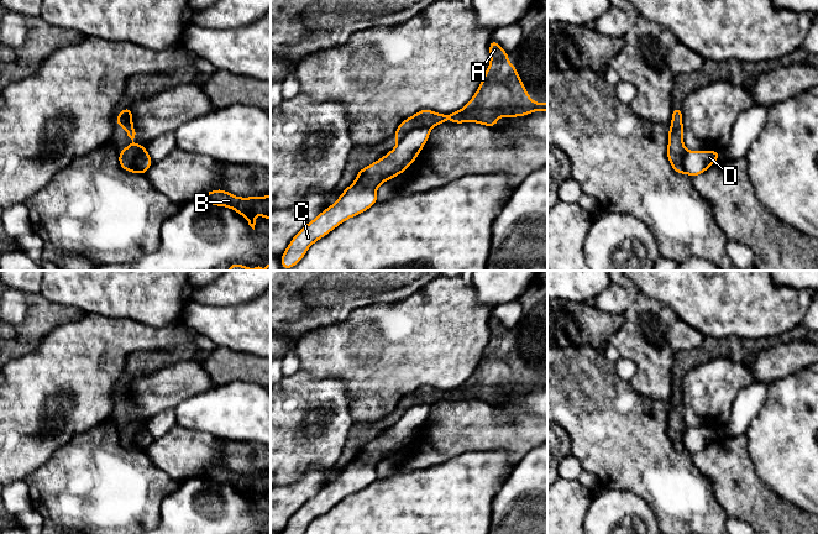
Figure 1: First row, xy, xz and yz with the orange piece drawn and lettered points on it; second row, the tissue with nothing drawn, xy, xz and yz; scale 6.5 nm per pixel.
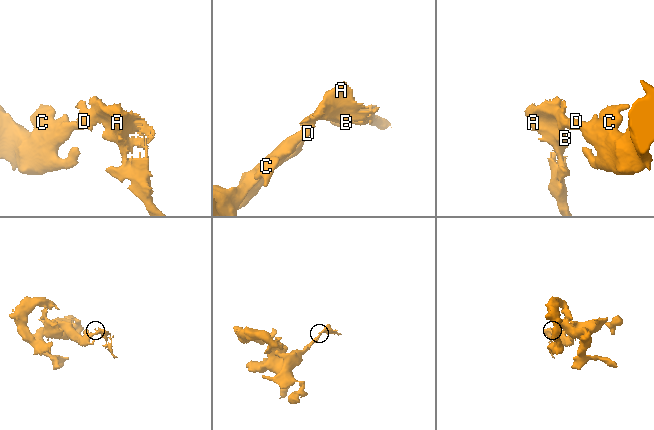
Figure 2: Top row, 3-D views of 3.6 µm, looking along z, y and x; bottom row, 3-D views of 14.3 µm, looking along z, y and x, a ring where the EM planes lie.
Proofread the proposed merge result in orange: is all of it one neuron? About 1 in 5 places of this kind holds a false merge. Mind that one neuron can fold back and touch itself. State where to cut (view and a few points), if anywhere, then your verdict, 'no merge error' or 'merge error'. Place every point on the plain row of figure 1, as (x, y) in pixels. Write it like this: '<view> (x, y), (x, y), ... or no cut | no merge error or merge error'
xy (146, 428), (142, 428), (135, 436), (135, 446), (137, 449) | merge error

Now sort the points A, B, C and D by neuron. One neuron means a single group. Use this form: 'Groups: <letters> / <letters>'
Groups: A B / C D

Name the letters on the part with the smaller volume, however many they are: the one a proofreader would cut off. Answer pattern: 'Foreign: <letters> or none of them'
Foreign: A, B

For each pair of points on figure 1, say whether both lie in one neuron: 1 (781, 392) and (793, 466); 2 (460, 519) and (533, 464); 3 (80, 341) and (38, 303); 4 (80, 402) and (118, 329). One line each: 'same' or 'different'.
1: same
2: different
3: different
4: same

